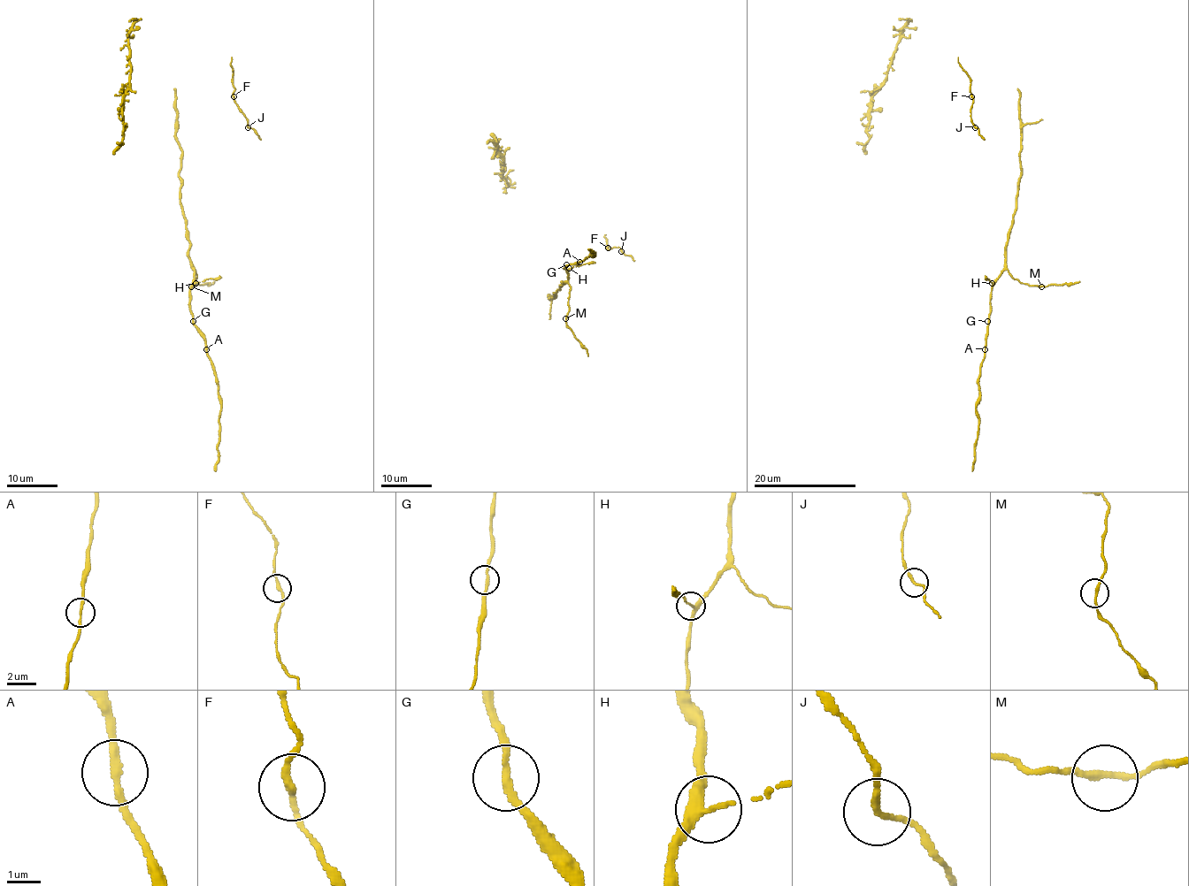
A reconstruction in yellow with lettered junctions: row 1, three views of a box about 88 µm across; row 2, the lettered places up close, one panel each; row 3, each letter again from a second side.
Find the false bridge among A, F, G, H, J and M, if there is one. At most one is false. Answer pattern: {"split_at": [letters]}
{"split_at": []}

